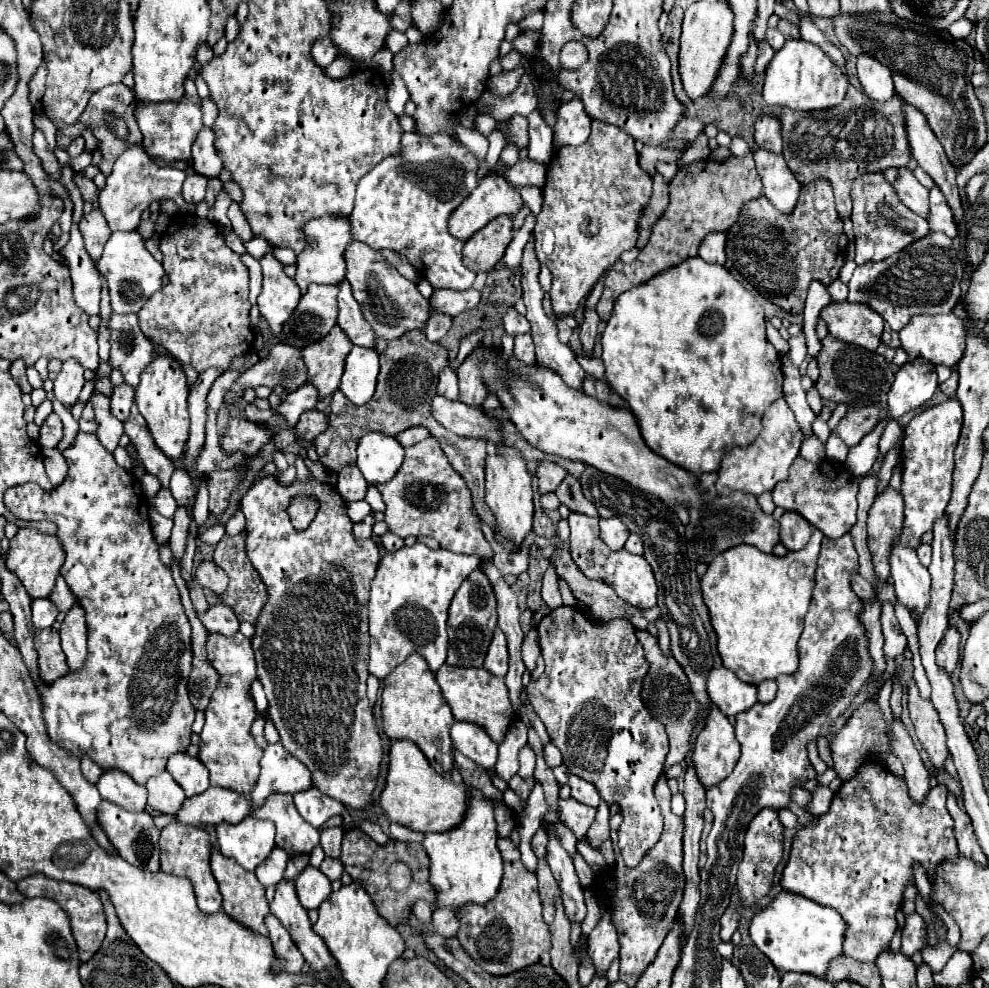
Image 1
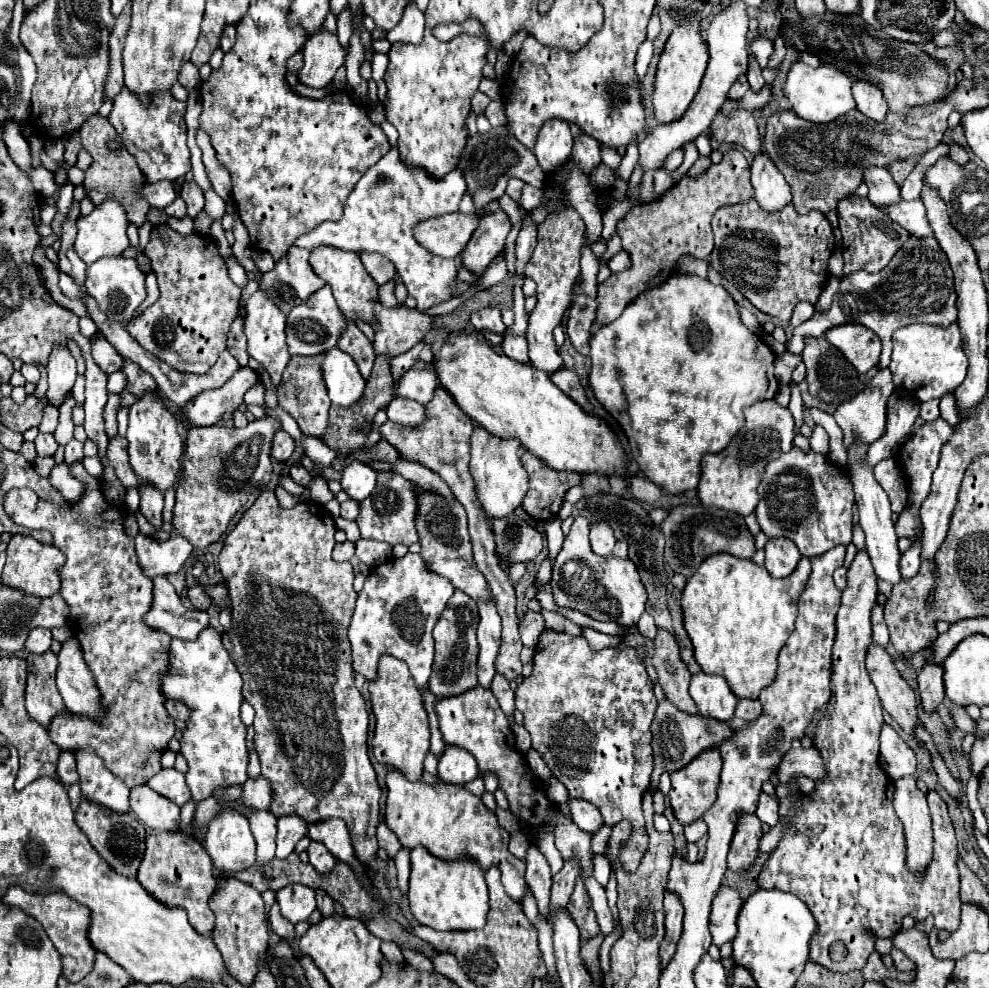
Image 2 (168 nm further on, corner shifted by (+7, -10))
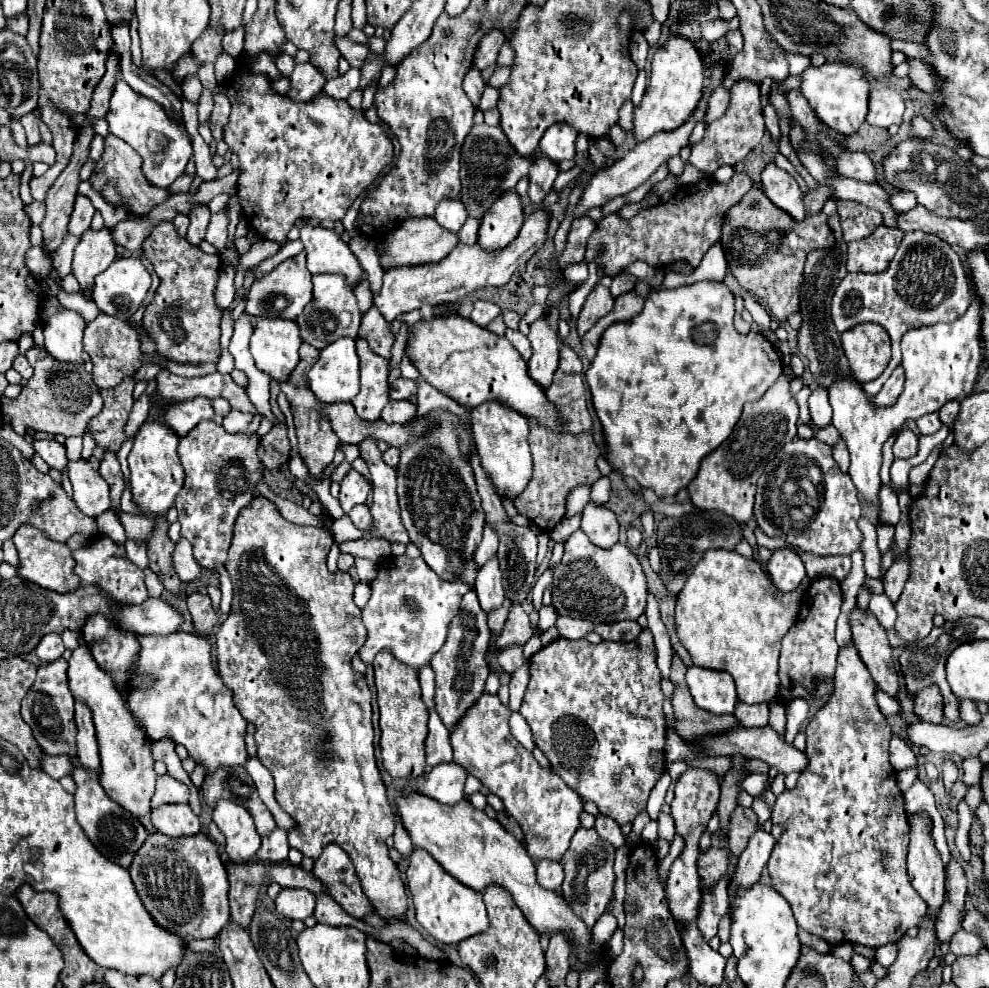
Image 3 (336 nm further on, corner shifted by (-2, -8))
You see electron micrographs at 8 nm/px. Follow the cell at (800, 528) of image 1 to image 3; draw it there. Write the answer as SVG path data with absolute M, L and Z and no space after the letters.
M779 548L773 552L773 556L767 562L767 570L771 574L771 580L779 590L793 590L799 586L799 582L805 578L805 562L801 556L791 548Z

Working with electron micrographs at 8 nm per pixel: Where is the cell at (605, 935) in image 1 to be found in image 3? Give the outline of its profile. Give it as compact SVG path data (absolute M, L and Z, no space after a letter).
M579 828L571 840L571 846L567 848L565 856L561 858L561 864L565 868L565 880L563 880L563 896L571 910L587 924L587 928L593 928L597 922L599 914L605 912L607 902L613 894L613 858L615 858L615 848L601 840L599 834L593 828Z

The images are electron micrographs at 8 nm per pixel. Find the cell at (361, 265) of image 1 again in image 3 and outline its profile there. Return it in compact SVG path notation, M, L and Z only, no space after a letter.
M309 224L301 228L301 242L307 252L307 268L311 274L339 272L345 276L347 288L355 290L365 270L347 242L335 236L333 230Z

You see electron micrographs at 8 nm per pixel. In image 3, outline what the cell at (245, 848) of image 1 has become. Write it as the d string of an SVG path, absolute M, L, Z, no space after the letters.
M229 800L217 802L213 822L227 838L225 850L233 862L249 862L261 848L261 836L255 830L253 818L241 804Z

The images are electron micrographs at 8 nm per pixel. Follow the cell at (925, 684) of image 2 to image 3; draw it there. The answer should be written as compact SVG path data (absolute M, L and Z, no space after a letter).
M935 684L923 688L915 694L915 714L923 722L941 724L943 720L943 696Z

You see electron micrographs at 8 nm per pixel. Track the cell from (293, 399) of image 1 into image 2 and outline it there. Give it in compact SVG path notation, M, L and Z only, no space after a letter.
M270 416L250 422L246 428L206 426L186 432L186 450L182 458L182 476L176 482L176 506L172 526L184 536L194 550L218 542L226 534L234 514L246 504L248 496L260 486L266 488L272 480L270 446L280 422Z

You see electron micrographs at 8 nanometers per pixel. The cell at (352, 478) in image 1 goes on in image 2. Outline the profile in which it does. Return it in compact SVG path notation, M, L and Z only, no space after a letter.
M346 500L346 502L342 502L340 504L340 516L342 518L346 518L346 520L354 520L356 516L358 516L358 502L354 502L354 500Z

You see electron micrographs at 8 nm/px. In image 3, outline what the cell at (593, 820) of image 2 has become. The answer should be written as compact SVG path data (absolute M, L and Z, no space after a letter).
M599 814L599 816L595 818L595 830L597 830L597 834L599 834L603 840L607 840L609 844L613 844L615 848L625 844L625 836L619 834L619 824L617 824L613 818L607 818L605 814Z

